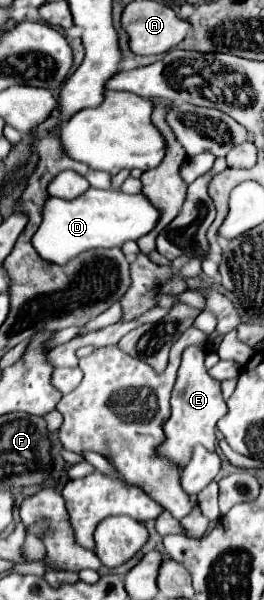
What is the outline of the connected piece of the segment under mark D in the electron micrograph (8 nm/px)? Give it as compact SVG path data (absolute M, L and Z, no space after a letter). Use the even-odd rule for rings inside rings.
M89 188L75 200L49 198L43 208L43 222L33 234L35 250L55 264L65 264L77 254L91 248L123 246L127 240L139 240L149 234L161 220L161 210L145 194L125 194L119 190Z

